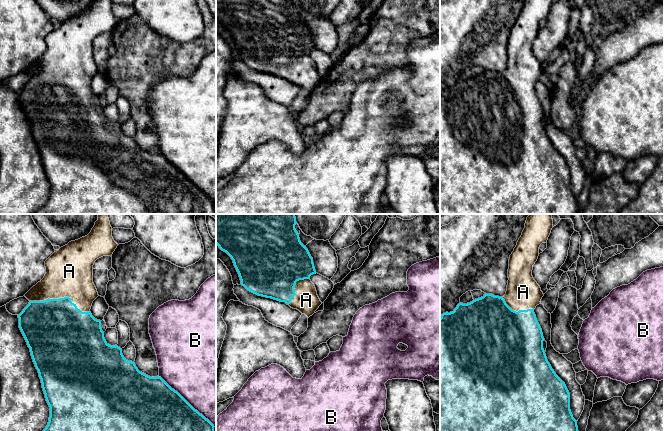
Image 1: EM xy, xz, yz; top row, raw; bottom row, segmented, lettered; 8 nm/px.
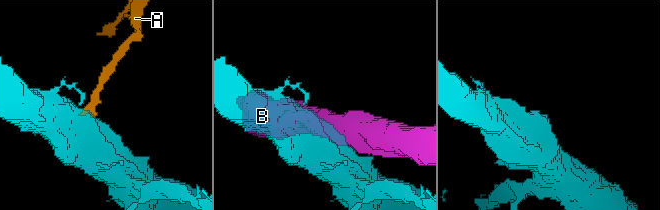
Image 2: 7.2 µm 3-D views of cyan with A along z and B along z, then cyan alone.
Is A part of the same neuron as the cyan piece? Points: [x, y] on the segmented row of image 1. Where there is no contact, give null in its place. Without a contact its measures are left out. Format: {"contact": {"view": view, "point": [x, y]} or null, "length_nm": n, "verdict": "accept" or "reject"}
{"contact": {"view": "xy", "point": [60, 298]}, "length_nm": 480, "verdict": "accept"}

